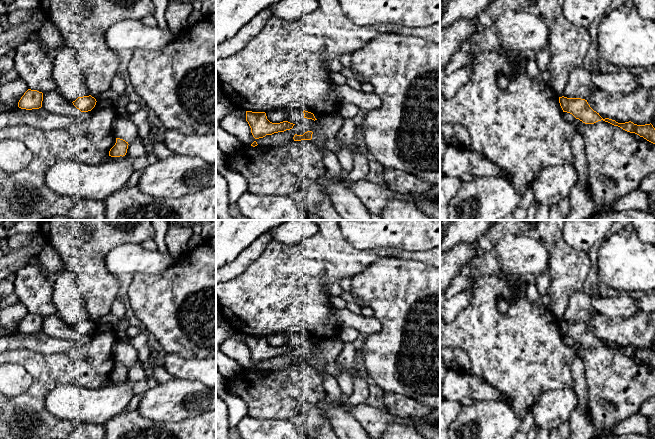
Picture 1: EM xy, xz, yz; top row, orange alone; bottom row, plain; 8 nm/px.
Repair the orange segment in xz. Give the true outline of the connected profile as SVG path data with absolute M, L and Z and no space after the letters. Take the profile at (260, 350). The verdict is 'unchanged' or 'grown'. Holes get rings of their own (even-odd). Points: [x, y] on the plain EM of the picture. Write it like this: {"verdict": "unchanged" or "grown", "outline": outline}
{"verdict": "unchanged", "outline": "M246 335L246 345L249 348L251 357L255 363L290 354L295 349L288 345L272 347L267 343L265 336Z"}

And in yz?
{"verdict": "unchanged", "outline": "M562 320L559 321L559 327L563 336L572 338L576 343L579 343L585 348L594 348L603 344L614 350L618 350L627 356L635 357L647 365L655 368L655 352L651 347L645 349L637 349L631 345L618 347L615 344L609 342L603 343L599 337L590 331L587 324L581 322L567 322Z"}

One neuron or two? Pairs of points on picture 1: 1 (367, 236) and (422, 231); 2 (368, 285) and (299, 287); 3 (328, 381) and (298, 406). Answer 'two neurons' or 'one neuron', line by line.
1: one neuron
2: two neurons
3: two neurons

